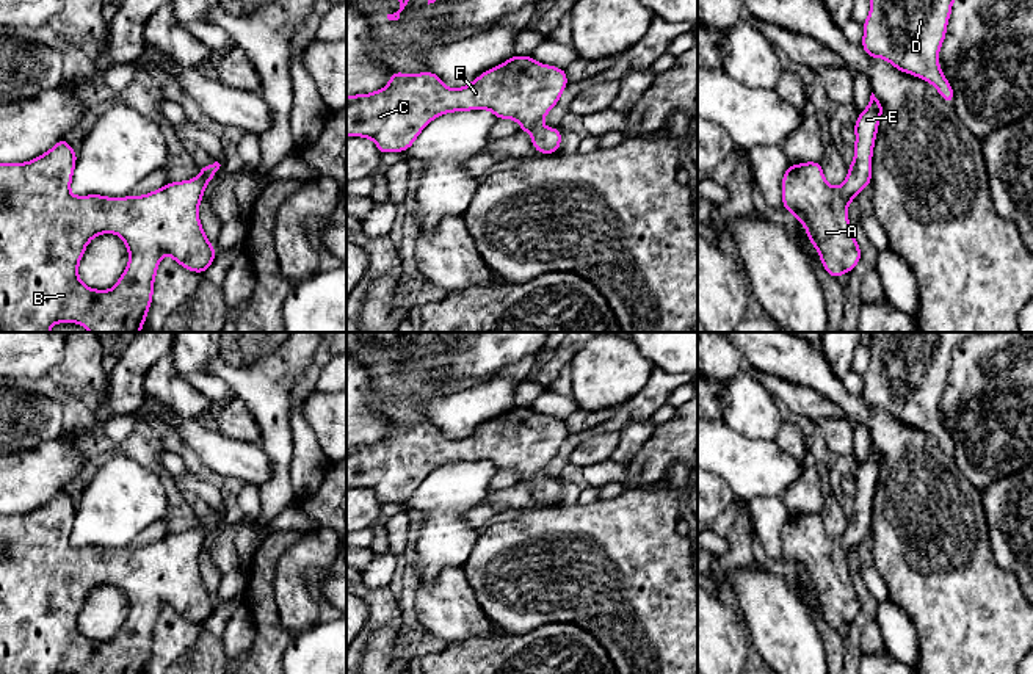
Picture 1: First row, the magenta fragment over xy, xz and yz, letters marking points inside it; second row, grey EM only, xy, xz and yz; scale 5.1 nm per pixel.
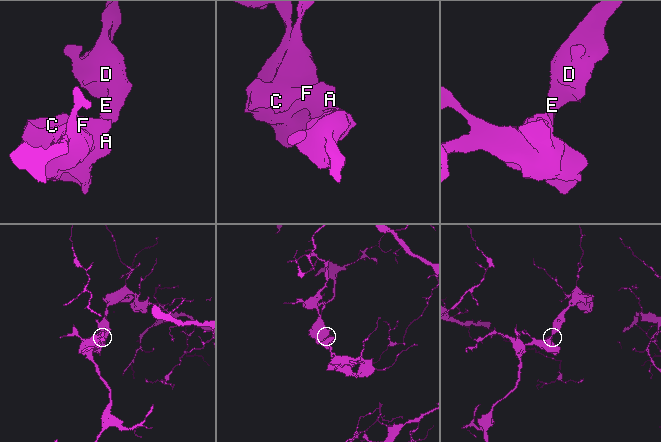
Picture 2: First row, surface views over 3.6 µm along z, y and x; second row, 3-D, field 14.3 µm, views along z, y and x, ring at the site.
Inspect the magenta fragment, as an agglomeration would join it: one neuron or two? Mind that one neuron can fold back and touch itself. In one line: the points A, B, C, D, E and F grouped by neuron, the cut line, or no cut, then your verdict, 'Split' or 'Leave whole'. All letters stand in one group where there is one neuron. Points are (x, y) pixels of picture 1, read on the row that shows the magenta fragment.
Groups: A B C D E F. No split. Leave whole

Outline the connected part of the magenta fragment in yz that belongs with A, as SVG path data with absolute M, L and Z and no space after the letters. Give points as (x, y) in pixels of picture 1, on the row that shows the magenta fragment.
M872 92L854 124L854 160L842 187L831 187L820 163L790 165L782 177L782 205L806 227L826 273L839 277L853 271L861 248L848 221L848 204L872 180L872 155L883 103Z

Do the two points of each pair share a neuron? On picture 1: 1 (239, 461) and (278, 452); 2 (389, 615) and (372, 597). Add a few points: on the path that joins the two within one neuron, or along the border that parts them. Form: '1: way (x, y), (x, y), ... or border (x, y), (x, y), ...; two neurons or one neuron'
1: border (257, 444), (271, 464), (271, 475), (259, 488); two neurons
2: way (384, 610), (376, 602); one neuron

